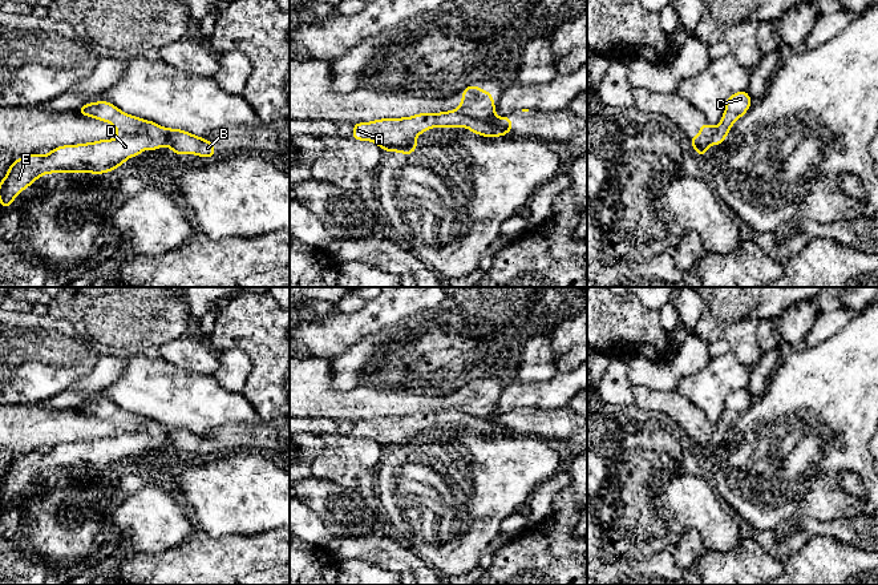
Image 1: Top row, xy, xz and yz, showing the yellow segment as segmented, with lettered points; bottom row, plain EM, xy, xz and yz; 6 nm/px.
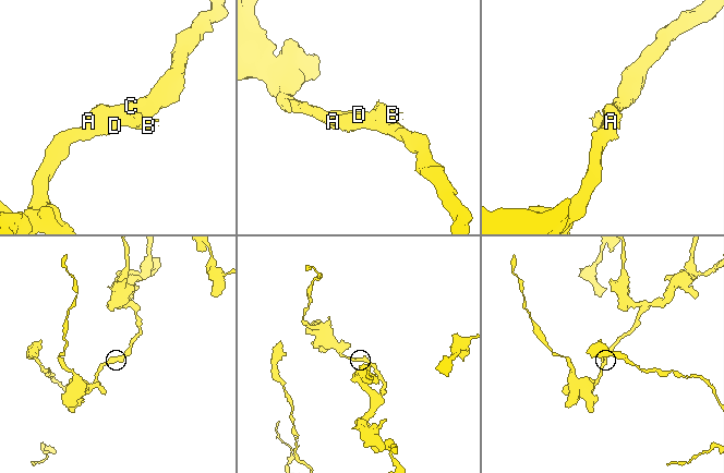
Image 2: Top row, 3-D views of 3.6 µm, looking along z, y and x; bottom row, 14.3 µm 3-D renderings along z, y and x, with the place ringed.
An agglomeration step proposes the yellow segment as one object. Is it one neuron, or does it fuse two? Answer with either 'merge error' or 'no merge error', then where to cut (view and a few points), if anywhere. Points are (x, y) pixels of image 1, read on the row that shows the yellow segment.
merge error; cut in xz along (456, 109), (464, 115), (500, 125), (508, 132)

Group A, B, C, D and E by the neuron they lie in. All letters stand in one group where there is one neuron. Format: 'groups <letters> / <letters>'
groups A C D E / B

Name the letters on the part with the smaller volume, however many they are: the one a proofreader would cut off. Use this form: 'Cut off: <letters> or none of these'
Cut off: B

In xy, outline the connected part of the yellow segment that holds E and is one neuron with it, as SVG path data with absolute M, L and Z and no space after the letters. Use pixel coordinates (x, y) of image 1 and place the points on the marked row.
M96 101L77 109L81 116L105 121L114 126L118 136L113 140L62 145L46 156L32 153L9 165L0 181L0 205L12 206L13 199L36 179L52 173L104 174L118 169L128 158L138 157L142 150L159 150L167 145L163 126L128 114L110 101Z

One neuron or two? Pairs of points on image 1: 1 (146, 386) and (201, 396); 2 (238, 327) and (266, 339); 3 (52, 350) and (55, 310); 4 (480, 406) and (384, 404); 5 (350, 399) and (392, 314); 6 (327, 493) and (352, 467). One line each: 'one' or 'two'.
1: one
2: one
3: two
4: one
5: two
6: two

